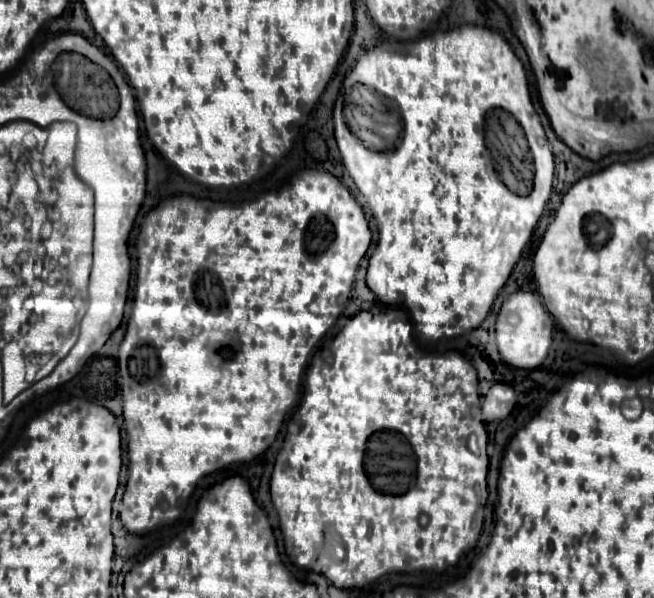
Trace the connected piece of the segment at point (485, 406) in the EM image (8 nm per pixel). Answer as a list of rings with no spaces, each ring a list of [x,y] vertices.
[[[502,382],[492,384],[492,388],[480,400],[484,420],[486,422],[504,420],[510,414],[510,410],[514,408],[514,402],[516,402],[516,394],[510,384],[502,384]]]

